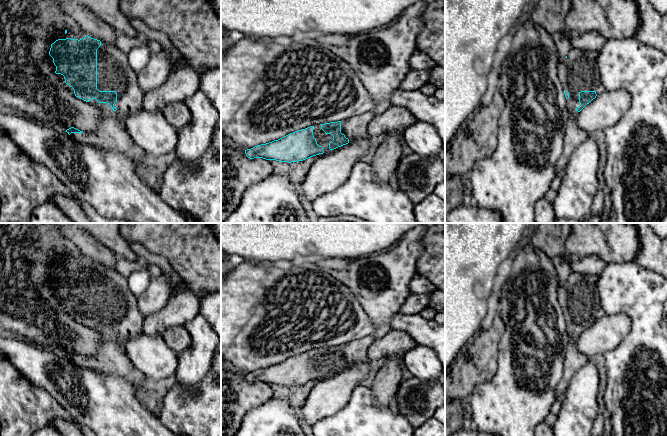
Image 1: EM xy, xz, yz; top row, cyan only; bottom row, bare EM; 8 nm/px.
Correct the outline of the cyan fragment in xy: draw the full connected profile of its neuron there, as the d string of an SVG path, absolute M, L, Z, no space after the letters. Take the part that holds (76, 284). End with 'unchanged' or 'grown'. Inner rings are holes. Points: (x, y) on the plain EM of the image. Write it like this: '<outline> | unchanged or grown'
M89 260L78 263L58 263L51 268L49 279L56 290L56 298L64 300L65 307L73 312L80 323L90 326L102 335L99 350L91 357L74 351L67 356L75 365L98 373L118 376L137 389L146 379L128 358L122 343L143 334L144 316L138 308L137 297L130 291L127 278L115 269Z | grown

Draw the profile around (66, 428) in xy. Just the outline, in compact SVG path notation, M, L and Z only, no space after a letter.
M61 418L54 419L52 426L63 436L84 436L80 428L73 422Z

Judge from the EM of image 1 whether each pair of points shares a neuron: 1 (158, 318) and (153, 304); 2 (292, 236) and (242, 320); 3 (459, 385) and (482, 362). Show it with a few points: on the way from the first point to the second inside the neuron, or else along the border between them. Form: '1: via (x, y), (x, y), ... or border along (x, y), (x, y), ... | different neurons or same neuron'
1: border along (170, 297), (159, 310), (145, 317) | different neurons
2: border along (259, 262), (281, 264) | different neurons
3: via (465, 379), (476, 368) | same neuron

